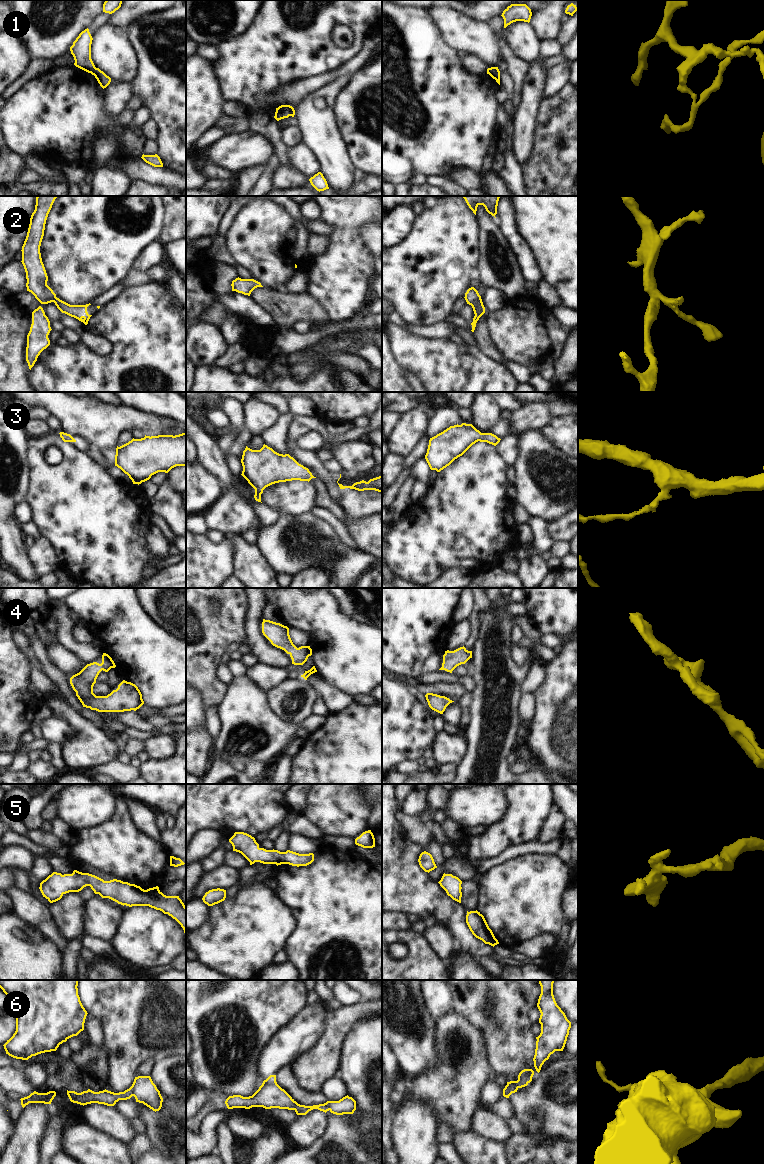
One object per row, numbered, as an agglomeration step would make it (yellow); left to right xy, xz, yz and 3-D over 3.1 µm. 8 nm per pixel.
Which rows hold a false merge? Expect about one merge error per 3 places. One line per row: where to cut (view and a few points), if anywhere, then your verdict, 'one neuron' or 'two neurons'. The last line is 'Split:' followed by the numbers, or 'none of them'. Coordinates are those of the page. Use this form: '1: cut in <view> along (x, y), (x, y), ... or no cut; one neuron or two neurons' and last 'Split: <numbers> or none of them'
1: cut in xy along (95, 67), (90, 72); two neurons
2: no cut; one neuron
3: no cut; one neuron
4: no cut; one neuron
5: no cut; one neuron
6: cut in xy along (131, 1086), (133, 1095); two neurons
Split: 1, 6

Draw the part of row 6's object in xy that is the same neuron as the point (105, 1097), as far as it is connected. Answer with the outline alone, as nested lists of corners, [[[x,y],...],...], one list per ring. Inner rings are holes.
[[[132,1087],[124,1092],[114,1093],[108,1090],[94,1092],[90,1089],[77,1093],[75,1091],[68,1091],[67,1095],[71,1102],[80,1105],[87,1105],[91,1103],[104,1104],[107,1106],[114,1106],[119,1100],[127,1100],[133,1096]]]

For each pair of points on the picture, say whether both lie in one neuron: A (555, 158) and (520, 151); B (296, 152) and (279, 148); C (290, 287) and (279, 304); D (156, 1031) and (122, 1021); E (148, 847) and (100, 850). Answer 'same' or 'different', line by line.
A: different
B: different
C: different
D: same
E: same

